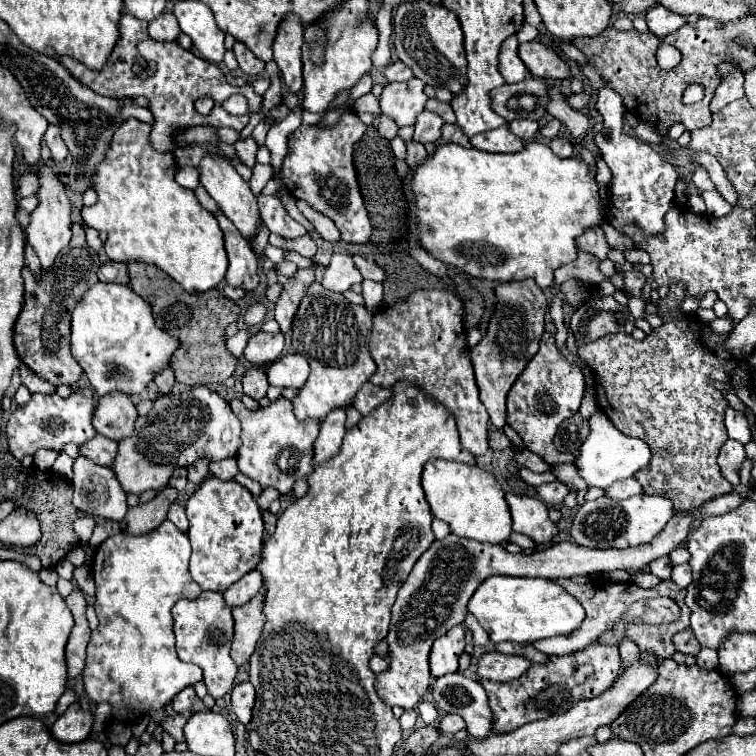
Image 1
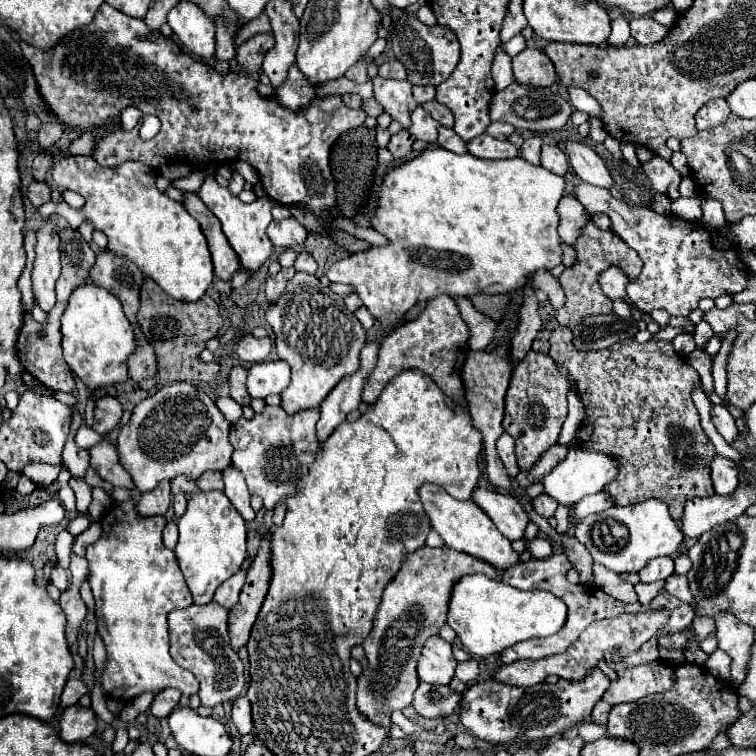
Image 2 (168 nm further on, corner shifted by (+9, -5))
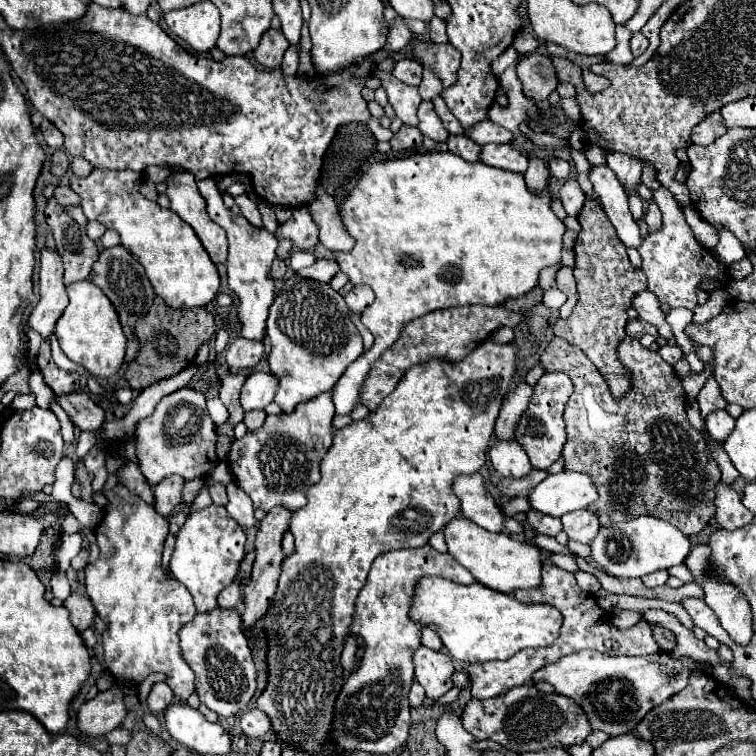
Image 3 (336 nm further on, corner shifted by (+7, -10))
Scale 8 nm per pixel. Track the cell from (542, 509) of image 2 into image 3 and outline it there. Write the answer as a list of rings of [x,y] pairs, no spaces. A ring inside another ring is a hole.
[[[528,511],[528,525],[534,529],[534,533],[542,533],[548,537],[556,537],[562,531],[562,523],[558,517],[550,517],[550,515],[540,515],[538,511]]]

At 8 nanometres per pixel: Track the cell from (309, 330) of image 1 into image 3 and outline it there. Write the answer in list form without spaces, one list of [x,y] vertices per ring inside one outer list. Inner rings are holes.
[[[290,273],[290,277],[284,279],[280,293],[270,307],[266,333],[272,345],[268,367],[278,379],[274,403],[278,403],[284,413],[290,413],[298,403],[332,389],[346,367],[362,355],[362,337],[350,321],[342,295],[328,283],[306,279],[296,273]]]

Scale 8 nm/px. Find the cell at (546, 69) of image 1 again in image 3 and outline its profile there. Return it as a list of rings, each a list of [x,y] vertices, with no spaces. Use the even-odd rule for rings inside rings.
[[[532,53],[520,59],[518,63],[518,79],[522,83],[522,91],[526,97],[534,101],[548,99],[548,95],[556,89],[558,79],[554,65],[548,55]]]

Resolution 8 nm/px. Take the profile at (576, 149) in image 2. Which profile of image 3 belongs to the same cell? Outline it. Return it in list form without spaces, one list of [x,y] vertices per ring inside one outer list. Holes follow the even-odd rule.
[[[606,165],[602,167],[592,167],[590,171],[590,181],[594,185],[594,191],[610,219],[610,223],[616,229],[618,239],[624,243],[624,247],[640,247],[642,245],[642,235],[636,225],[636,221],[630,215],[628,209],[628,197],[616,179],[614,171]]]

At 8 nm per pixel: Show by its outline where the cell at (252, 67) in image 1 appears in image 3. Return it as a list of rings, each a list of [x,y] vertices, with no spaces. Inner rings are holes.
[[[268,29],[262,39],[260,45],[254,49],[254,59],[262,65],[262,67],[280,67],[284,51],[290,47],[290,43],[284,39],[282,31],[278,29]]]

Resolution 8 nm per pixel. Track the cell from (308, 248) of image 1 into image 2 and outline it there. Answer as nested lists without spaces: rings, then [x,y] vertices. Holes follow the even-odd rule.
[[[302,250],[302,252],[298,252],[298,258],[294,260],[294,268],[302,270],[302,272],[308,272],[308,274],[314,274],[318,266],[316,266],[314,258],[306,250]]]

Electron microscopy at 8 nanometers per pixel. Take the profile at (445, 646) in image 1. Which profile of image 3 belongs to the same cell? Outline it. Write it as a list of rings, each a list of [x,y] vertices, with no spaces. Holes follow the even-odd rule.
[[[418,647],[414,651],[414,679],[424,687],[426,699],[436,701],[452,689],[452,659],[440,651]]]

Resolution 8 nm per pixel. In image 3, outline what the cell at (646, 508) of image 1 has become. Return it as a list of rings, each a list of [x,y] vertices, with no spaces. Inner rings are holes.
[[[646,515],[610,527],[602,527],[590,547],[596,565],[618,577],[644,577],[660,569],[682,565],[690,553],[690,541],[686,535],[682,535],[682,531],[662,519]]]

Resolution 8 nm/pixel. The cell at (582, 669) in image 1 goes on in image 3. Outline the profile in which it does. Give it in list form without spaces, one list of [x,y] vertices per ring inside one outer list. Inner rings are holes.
[[[522,685],[522,687],[514,687],[504,695],[498,695],[494,699],[470,699],[462,711],[462,723],[466,727],[466,731],[470,731],[476,739],[488,739],[494,741],[502,747],[508,747],[508,751],[518,751],[526,753],[526,751],[540,751],[540,749],[550,749],[550,747],[570,747],[576,743],[584,743],[586,737],[592,733],[592,727],[582,711],[582,707],[578,707],[578,703],[574,703],[574,713],[566,713],[566,699],[562,695],[554,695],[554,693],[540,693],[534,685]]]

